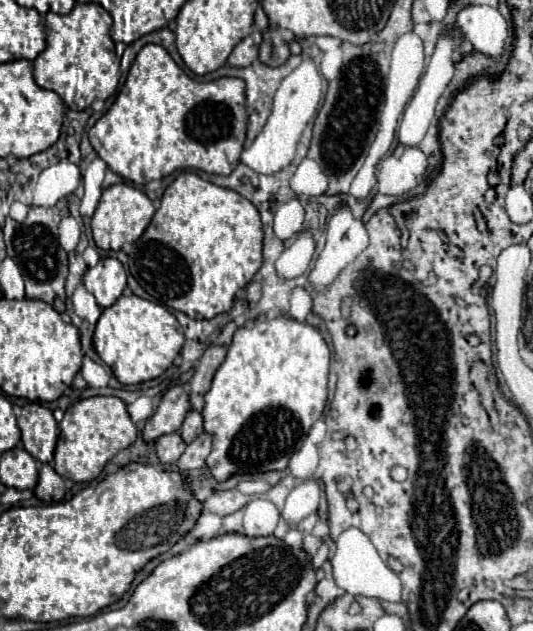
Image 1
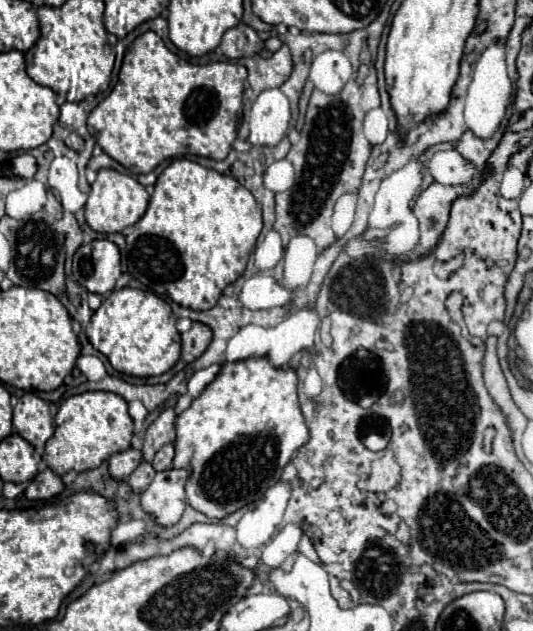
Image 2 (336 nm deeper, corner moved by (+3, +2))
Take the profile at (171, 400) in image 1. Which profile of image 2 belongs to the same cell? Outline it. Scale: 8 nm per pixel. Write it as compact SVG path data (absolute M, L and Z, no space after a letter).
M128 448L128 450L122 450L122 452L116 452L110 456L108 464L110 464L110 476L114 476L116 480L122 480L122 478L128 478L136 466L142 462L142 450L134 450L134 448Z

